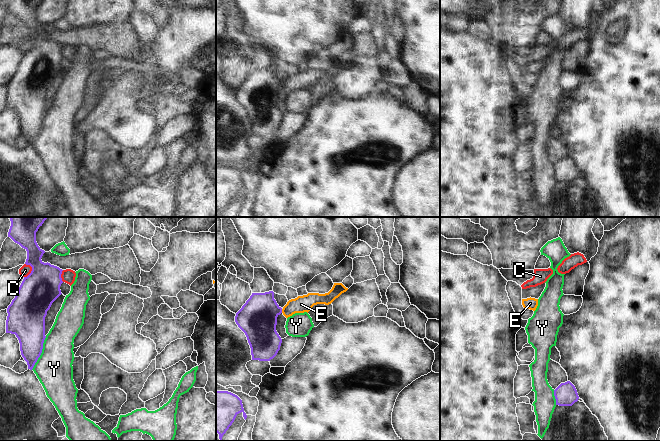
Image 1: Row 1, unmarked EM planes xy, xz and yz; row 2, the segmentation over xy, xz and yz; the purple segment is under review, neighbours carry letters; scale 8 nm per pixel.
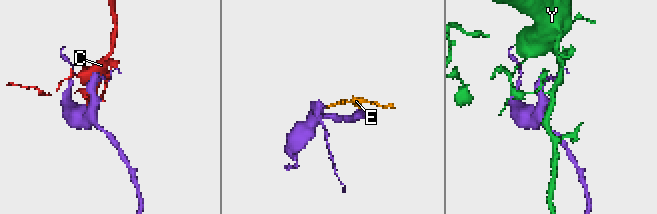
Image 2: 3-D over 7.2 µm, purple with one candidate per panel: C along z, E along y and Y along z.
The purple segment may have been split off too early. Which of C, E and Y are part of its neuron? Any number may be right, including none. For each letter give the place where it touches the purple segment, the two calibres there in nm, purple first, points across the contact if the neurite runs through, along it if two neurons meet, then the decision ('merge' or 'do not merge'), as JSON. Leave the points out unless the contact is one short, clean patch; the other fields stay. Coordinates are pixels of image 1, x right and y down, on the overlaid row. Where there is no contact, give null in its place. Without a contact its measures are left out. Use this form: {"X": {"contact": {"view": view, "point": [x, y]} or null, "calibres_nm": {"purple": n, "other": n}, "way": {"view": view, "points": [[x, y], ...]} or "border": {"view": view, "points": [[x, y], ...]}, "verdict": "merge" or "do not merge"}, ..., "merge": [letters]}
{"C": {"contact": {"view": "xy", "point": [32, 270]}, "calibres_nm": {"purple": 300, "other": 90}, "verdict": "do not merge"}, "E": {"contact": {"view": "xz", "point": [281, 311]}, "calibres_nm": {"purple": 320, "other": 140}, "way": {"view": "xz", "points": [[257, 318], [264, 311], [281, 311], [301, 304]]}, "verdict": "merge"}, "Y": {"contact": {"view": "xy", "point": [41, 352]}, "calibres_nm": {"purple": 280, "other": 300}, "verdict": "do not merge"}, "merge": ["E"]}

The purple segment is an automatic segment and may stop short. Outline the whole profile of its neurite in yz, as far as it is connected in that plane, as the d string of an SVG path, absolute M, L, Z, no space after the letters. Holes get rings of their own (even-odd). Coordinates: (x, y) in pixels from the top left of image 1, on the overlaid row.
M570 381L561 383L554 390L554 396L556 399L556 405L559 406L572 406L579 399L577 390Z

